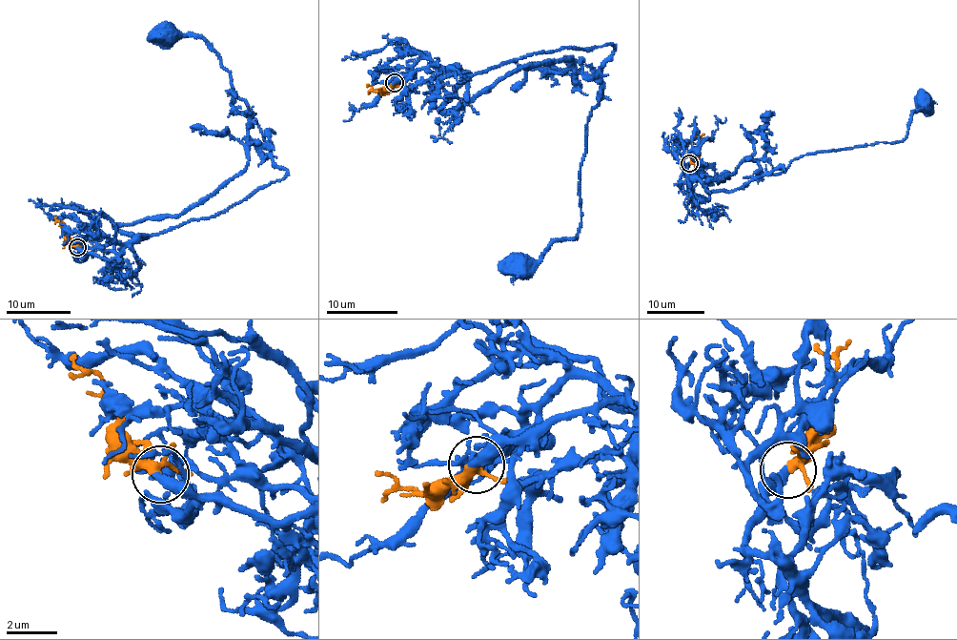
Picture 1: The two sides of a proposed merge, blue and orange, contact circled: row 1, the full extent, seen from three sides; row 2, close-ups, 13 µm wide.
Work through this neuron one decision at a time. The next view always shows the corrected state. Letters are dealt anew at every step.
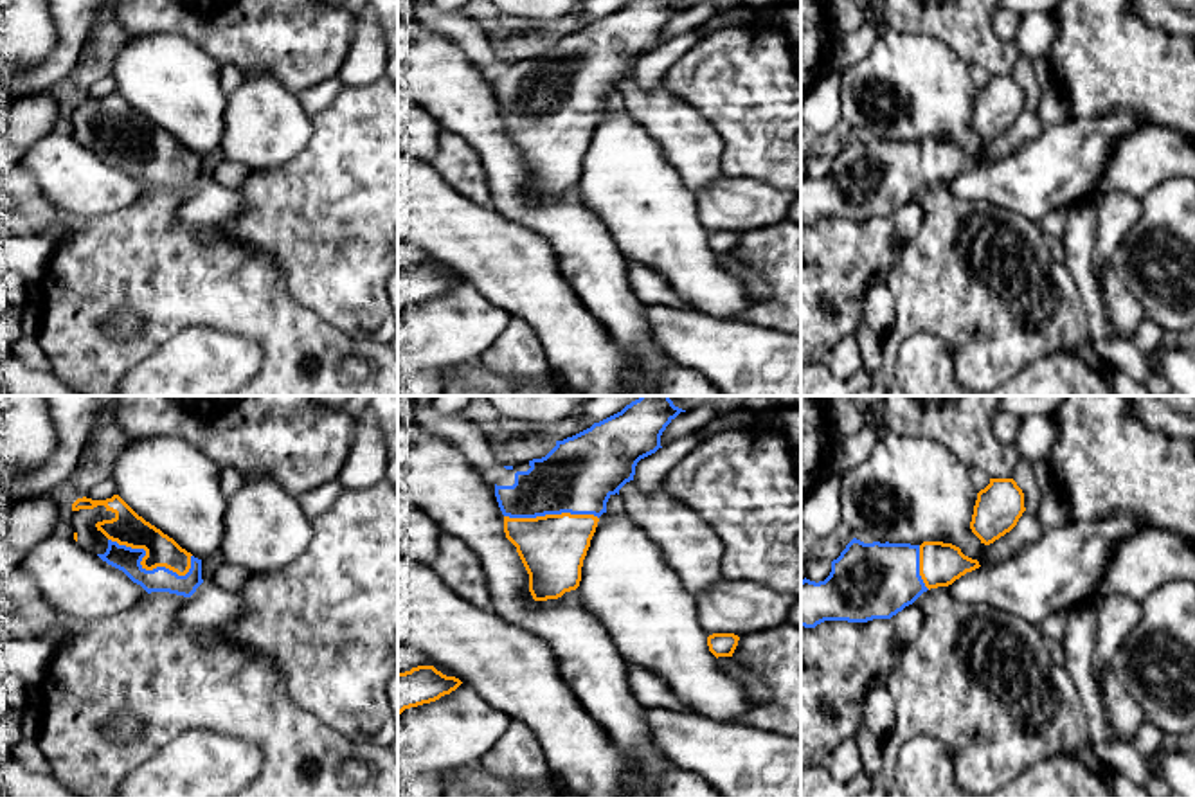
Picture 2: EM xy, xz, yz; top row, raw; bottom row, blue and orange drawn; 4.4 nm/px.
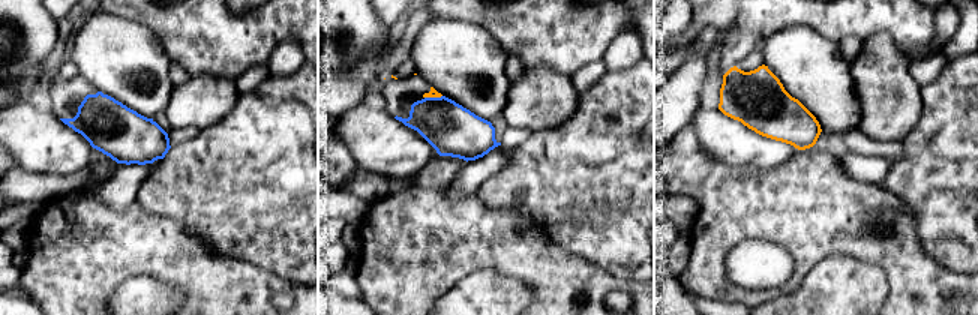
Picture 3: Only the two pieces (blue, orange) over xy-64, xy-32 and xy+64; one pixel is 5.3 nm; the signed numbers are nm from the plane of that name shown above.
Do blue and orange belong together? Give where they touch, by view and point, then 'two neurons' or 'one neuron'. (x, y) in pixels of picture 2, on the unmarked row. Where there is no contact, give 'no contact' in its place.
contact xy (141, 162); one neuron

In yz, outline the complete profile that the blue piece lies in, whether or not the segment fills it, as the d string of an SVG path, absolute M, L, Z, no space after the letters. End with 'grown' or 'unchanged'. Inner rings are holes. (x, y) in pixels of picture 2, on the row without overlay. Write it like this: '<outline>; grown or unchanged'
M853 135L824 178L801 178L801 223L891 216L923 189L948 184L979 158L943 139L864 140Z; grown

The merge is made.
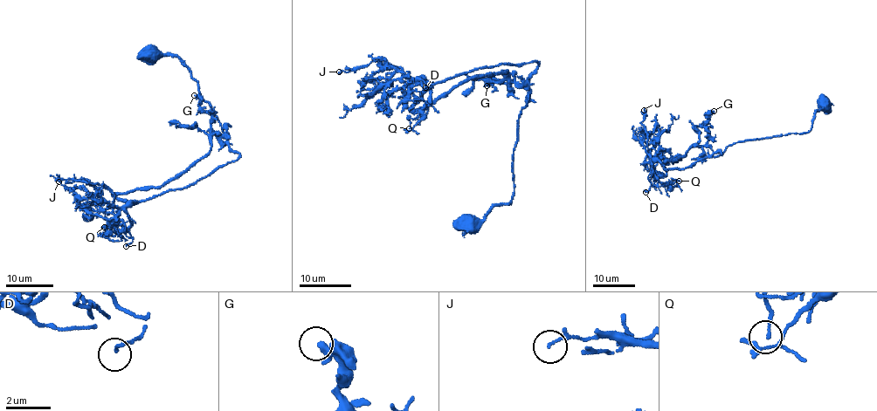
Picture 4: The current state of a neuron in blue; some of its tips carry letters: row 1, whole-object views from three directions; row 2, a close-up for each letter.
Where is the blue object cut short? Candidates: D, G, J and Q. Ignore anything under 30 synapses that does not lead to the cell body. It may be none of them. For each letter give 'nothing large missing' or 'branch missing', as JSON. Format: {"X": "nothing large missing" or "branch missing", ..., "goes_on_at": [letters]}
{"D": "nothing large missing", "G": "nothing large missing", "J": "nothing large missing", "Q": "nothing large missing", "goes_on_at": []}

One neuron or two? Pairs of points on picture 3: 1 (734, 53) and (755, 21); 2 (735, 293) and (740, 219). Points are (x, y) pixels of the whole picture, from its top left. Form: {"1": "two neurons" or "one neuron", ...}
{"1": "one neuron", "2": "one neuron"}

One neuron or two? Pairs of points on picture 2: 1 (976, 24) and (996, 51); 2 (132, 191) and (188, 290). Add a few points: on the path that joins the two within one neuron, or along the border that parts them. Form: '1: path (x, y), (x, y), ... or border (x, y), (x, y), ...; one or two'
1: path (976, 31), (988, 44); one
2: border (146, 189), (137, 200), (98, 216); two

